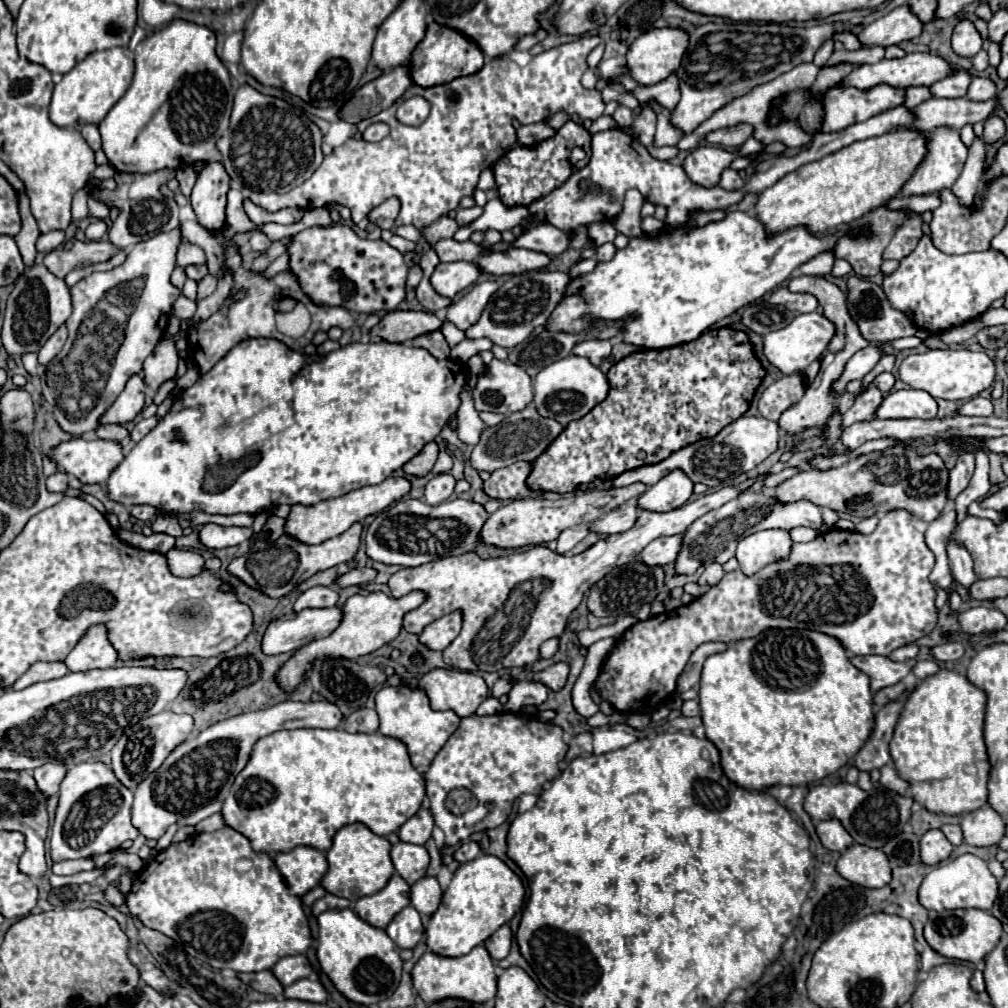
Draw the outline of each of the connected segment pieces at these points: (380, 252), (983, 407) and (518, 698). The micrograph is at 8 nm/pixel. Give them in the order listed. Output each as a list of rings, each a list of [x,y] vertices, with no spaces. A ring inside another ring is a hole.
[[[351,226],[305,228],[287,246],[289,272],[293,272],[303,292],[321,306],[341,306],[357,314],[393,312],[405,300],[407,264],[403,254],[383,240],[363,240]]]
[[[977,396],[969,402],[965,402],[961,408],[959,408],[959,414],[961,416],[991,416],[993,414],[993,406],[989,400]]]
[[[513,680],[509,690],[509,702],[503,710],[519,712],[523,706],[541,706],[547,700],[547,688],[541,682],[527,682],[527,680]]]

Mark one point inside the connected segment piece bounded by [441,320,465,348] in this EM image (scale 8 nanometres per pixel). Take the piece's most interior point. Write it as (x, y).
(453, 335)

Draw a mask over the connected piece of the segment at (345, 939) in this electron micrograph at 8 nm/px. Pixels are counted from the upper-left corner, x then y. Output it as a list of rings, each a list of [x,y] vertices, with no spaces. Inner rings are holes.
[[[351,908],[327,910],[319,918],[319,944],[317,960],[321,970],[331,978],[335,988],[355,1004],[377,1004],[389,998],[401,980],[403,960],[393,940],[371,924],[363,922]]]

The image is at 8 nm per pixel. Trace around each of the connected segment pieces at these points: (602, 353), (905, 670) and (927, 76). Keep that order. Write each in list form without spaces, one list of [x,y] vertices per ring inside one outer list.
[[[585,340],[573,348],[573,354],[589,358],[593,366],[601,366],[601,362],[611,354],[611,342],[609,340]]]
[[[853,656],[853,666],[865,672],[871,680],[871,692],[877,692],[885,686],[901,682],[913,668],[915,660],[911,662],[893,662],[889,656]]]
[[[913,52],[913,54],[907,54],[905,58],[899,58],[899,60],[881,60],[877,64],[863,64],[861,68],[857,68],[849,76],[845,76],[841,84],[843,86],[855,86],[861,90],[869,90],[875,84],[891,84],[891,86],[899,86],[899,88],[929,86],[929,84],[935,84],[937,80],[943,80],[945,76],[951,76],[953,72],[955,72],[953,64],[947,62],[945,58],[941,58],[939,54]]]

